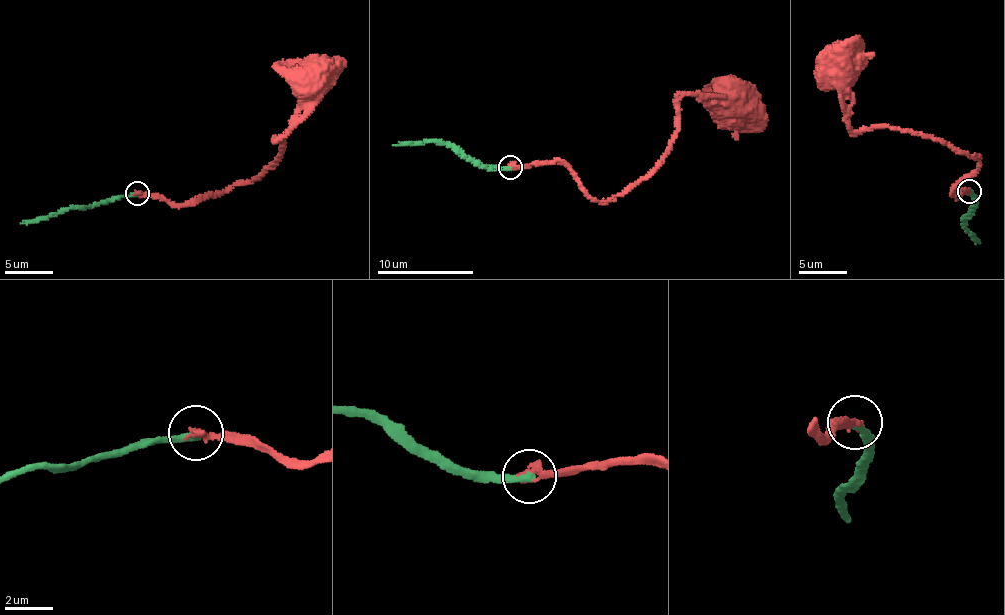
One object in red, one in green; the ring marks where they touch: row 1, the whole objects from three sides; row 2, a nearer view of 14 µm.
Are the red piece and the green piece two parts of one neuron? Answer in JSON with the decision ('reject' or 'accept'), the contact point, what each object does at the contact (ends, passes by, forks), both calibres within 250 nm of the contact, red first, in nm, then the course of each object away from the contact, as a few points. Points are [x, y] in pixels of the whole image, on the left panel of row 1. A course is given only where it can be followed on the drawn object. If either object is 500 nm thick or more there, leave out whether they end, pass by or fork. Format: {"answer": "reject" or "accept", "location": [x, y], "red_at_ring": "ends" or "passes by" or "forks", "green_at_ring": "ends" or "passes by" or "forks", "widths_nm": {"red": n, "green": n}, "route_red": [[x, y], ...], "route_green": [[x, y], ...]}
{"answer": "accept", "location": [137, 193], "red_at_ring": "ends", "green_at_ring": "ends", "widths_nm": {"red": 320, "green": 320}, "route_red": [[137, 193], [190, 203], [255, 181], [281, 150], [283, 142], [275, 137], [305, 113], [320, 88], [318, 81]], "route_green": [[137, 193], [112, 197], [88, 207], [61, 211], [20, 223]]}

